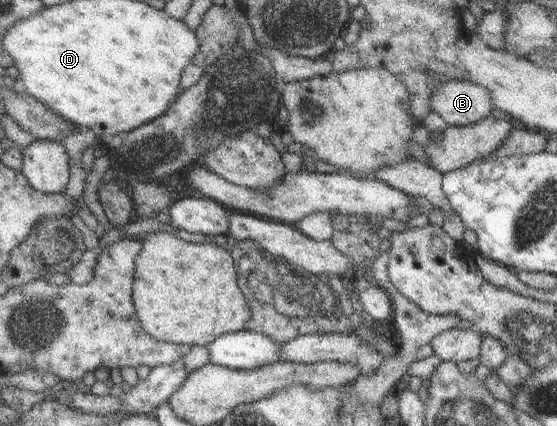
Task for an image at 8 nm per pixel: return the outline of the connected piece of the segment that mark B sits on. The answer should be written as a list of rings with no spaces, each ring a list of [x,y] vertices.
[[[446,80],[428,96],[429,109],[453,126],[475,124],[491,115],[491,99],[486,88],[467,80]]]

